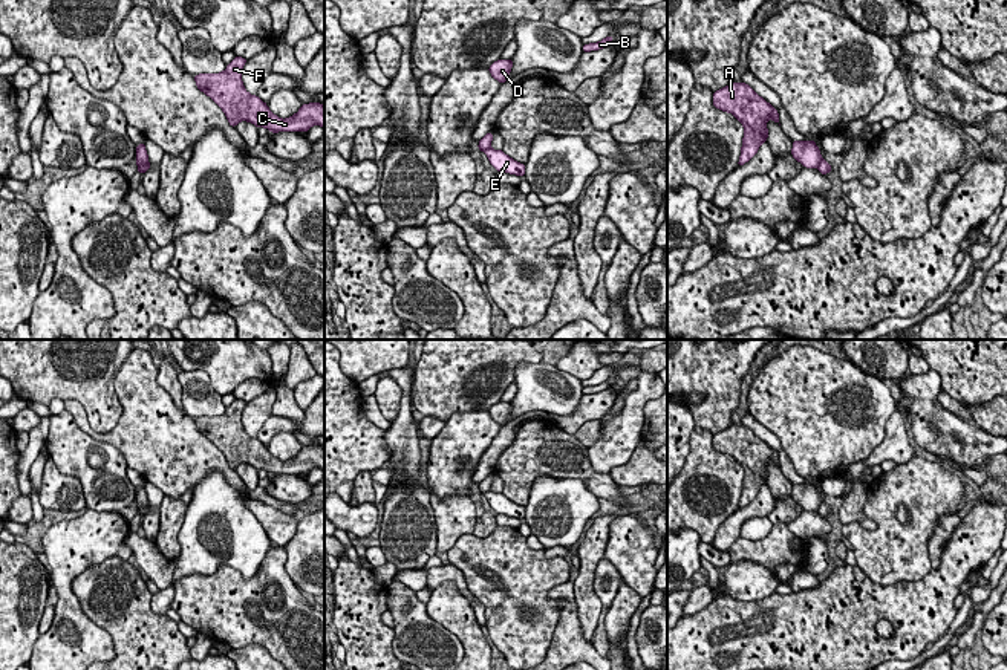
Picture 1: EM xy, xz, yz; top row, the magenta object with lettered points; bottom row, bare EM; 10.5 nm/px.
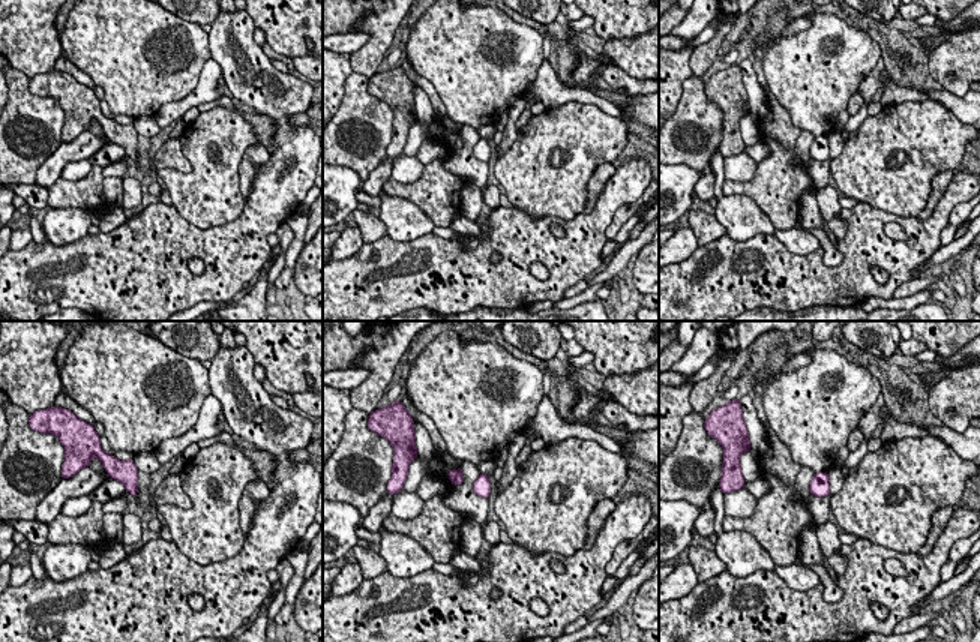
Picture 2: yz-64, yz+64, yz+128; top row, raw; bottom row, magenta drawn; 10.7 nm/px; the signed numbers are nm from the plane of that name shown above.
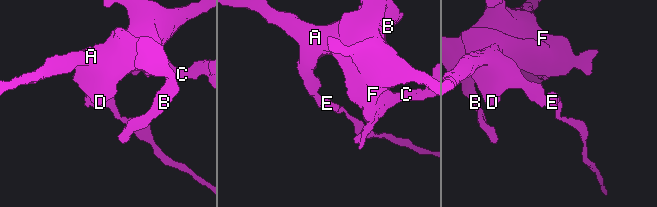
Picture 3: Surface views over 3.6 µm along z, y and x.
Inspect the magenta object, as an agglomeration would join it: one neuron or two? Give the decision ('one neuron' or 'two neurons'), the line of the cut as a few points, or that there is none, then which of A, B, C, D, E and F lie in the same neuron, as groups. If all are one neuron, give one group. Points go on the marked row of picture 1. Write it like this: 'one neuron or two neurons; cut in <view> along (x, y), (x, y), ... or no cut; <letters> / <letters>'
two neurons; cut in xz along (488, 147), (482, 150); A B C D F / E

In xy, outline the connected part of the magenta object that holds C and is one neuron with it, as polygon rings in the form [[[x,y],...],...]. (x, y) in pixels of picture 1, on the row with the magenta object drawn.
[[[234,57],[220,73],[194,75],[197,89],[223,110],[230,125],[236,127],[240,121],[248,121],[272,133],[308,132],[312,125],[324,127],[324,106],[320,102],[303,104],[295,115],[286,119],[275,116],[266,102],[245,90],[242,83],[245,63],[246,58]]]

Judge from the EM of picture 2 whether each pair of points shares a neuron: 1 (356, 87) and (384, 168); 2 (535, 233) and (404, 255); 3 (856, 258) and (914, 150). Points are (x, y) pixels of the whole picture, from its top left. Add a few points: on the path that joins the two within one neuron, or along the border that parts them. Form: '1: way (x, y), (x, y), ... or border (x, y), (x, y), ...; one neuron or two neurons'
1: border (386, 156), (362, 183); two neurons
2: way (502, 237), (476, 258), (437, 258); one neuron
3: border (859, 201), (901, 216), (916, 216); two neurons

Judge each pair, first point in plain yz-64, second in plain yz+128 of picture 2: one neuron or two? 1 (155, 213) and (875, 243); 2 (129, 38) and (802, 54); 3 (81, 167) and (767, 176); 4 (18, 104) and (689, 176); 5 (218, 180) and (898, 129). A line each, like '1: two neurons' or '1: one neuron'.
1: one neuron
2: one neuron
3: two neurons
4: two neurons
5: one neuron

